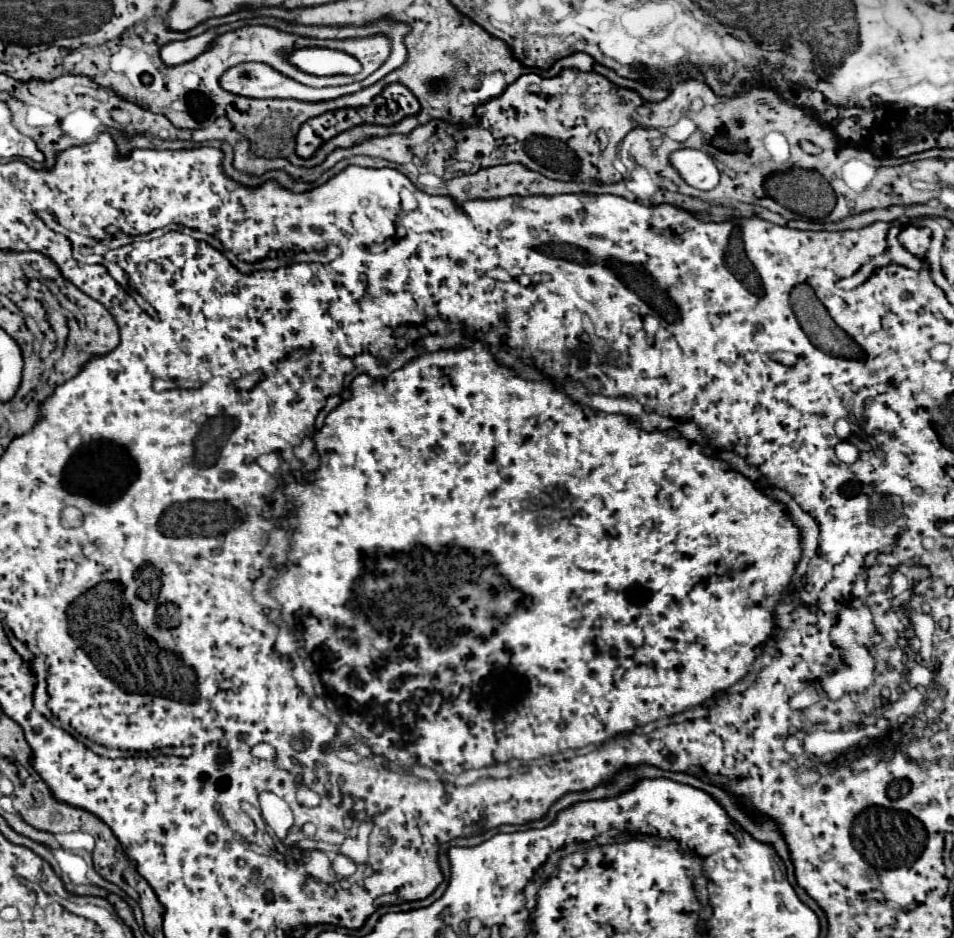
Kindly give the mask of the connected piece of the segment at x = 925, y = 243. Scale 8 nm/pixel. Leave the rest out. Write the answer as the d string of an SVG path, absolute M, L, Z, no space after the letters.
M906 226L900 234L904 246L918 256L924 256L930 246L930 230L928 228L916 228L916 226Z

